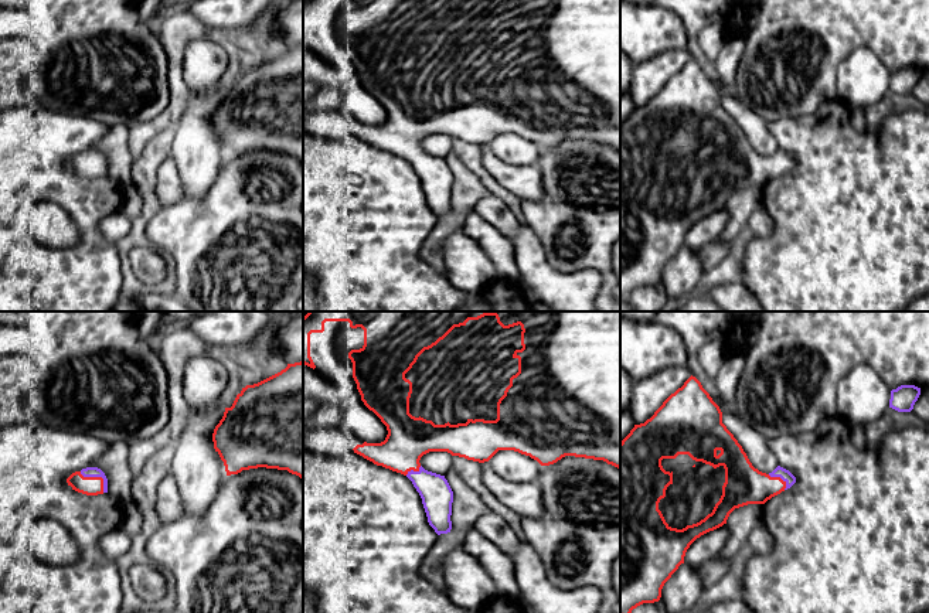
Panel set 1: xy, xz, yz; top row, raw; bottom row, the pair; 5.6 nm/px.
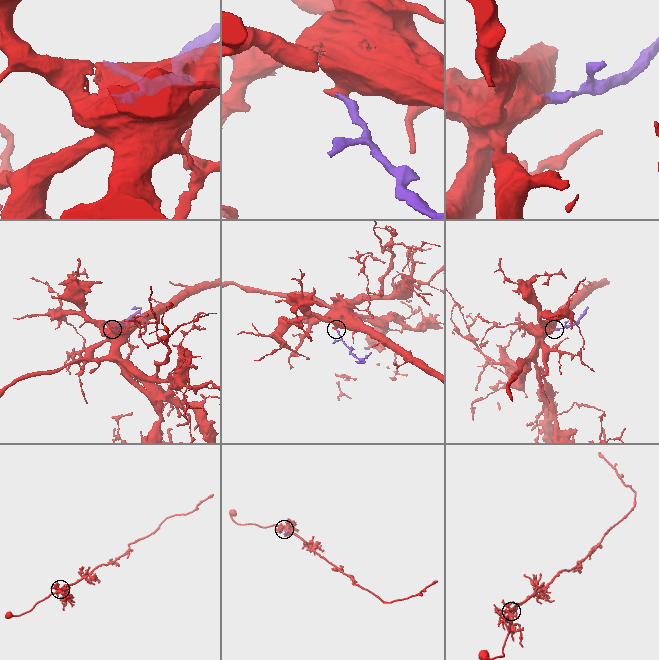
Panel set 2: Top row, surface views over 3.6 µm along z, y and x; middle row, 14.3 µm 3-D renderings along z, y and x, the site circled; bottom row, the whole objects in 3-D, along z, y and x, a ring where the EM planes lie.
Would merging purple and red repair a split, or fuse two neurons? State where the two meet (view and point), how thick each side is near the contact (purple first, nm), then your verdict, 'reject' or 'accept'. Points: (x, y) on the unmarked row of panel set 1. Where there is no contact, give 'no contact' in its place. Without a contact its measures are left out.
xy (98, 159) | 60/110 nm | accept

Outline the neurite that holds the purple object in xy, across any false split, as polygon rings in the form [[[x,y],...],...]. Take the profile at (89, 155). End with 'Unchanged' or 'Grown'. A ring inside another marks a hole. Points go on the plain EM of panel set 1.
[[[86,150],[75,154],[67,161],[67,166],[72,173],[86,178],[108,176],[108,161],[98,150]]]. Grown

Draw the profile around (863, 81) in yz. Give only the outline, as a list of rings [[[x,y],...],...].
[[[855,48],[838,68],[836,98],[850,110],[879,102],[889,91],[891,74],[870,48]]]

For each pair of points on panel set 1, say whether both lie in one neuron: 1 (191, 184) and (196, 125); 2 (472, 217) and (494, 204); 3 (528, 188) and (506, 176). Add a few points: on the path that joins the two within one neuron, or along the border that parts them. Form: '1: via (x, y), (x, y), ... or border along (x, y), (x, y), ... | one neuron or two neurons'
1: via (196, 170), (196, 139) | one neuron
2: border along (472, 210), (502, 235) | two neurons
3: via (523, 183), (511, 177) | one neuron

